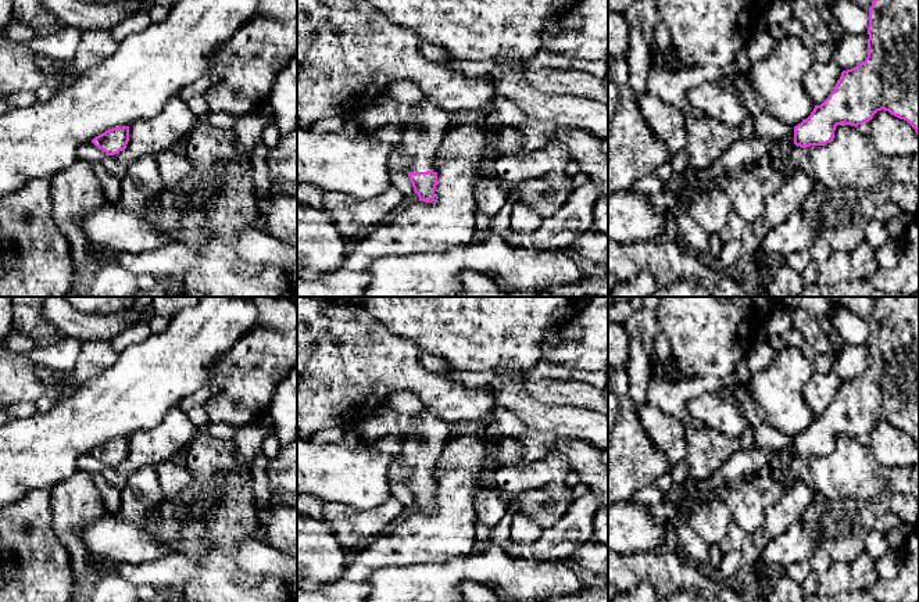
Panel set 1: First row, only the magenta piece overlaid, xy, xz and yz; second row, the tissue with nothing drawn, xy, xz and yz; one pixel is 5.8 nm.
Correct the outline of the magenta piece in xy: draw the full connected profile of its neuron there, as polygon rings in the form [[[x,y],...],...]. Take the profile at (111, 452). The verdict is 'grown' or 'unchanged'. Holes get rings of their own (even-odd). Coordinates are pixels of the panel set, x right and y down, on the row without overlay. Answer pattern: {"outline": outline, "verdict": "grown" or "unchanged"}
{"outline": [[[129,437],[112,438],[96,447],[92,454],[107,466],[115,466],[126,459],[129,452]]], "verdict": "unchanged"}

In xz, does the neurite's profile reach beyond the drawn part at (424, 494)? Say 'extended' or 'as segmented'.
extended

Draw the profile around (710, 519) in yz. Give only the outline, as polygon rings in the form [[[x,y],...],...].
[[[707,498],[689,513],[687,522],[708,547],[718,547],[727,534],[732,517],[723,498]]]

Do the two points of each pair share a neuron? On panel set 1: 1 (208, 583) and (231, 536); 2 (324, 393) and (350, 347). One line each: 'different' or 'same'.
1: same
2: same

